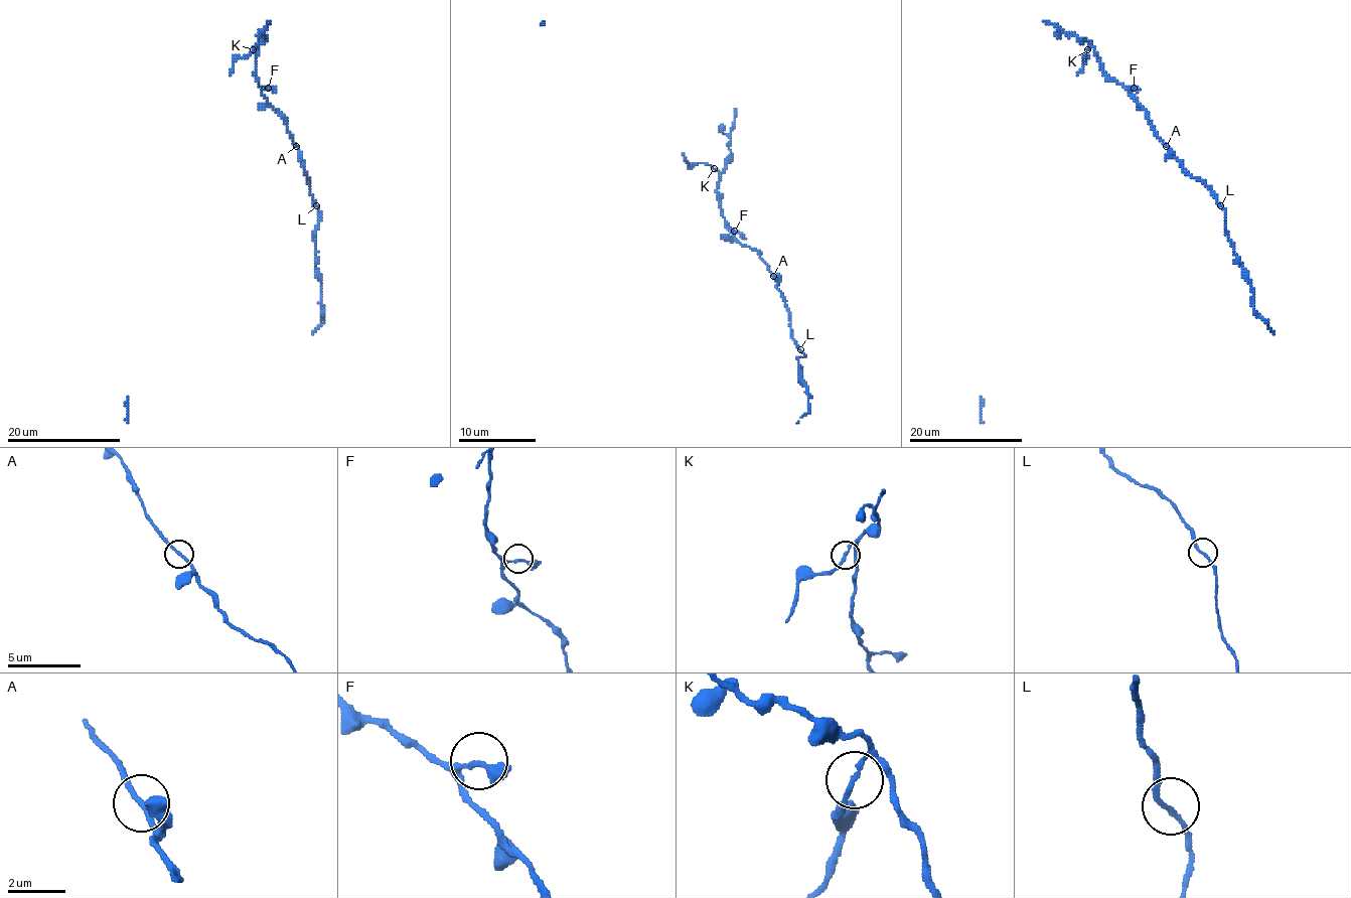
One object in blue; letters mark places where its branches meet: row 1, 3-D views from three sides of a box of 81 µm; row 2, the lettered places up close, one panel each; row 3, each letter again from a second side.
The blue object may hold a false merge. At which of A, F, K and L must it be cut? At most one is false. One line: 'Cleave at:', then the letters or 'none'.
Cleave at: K

